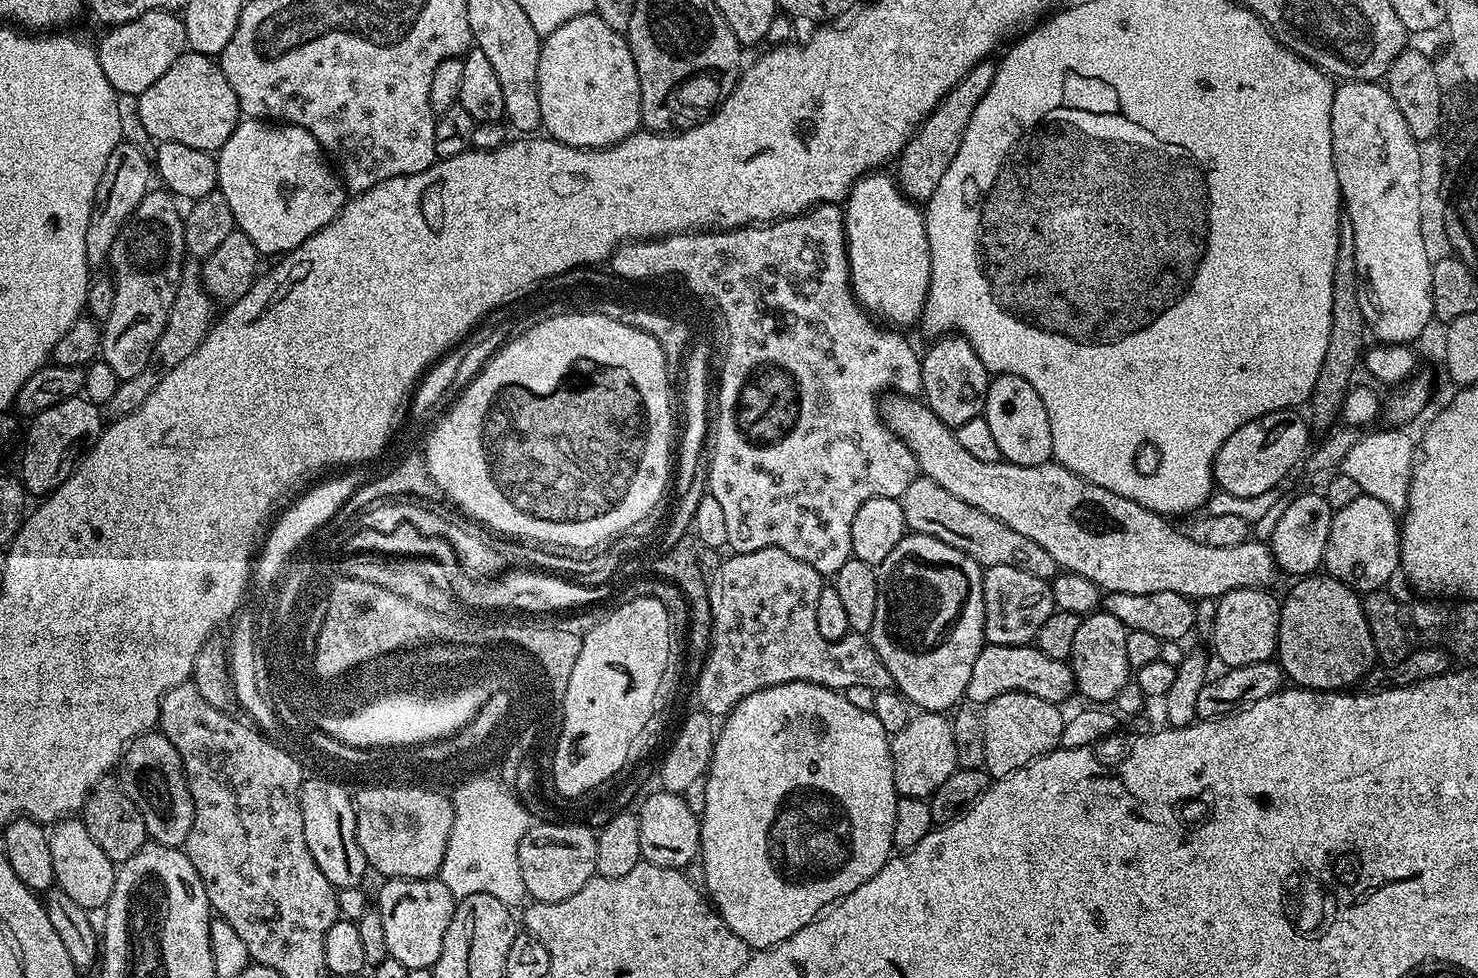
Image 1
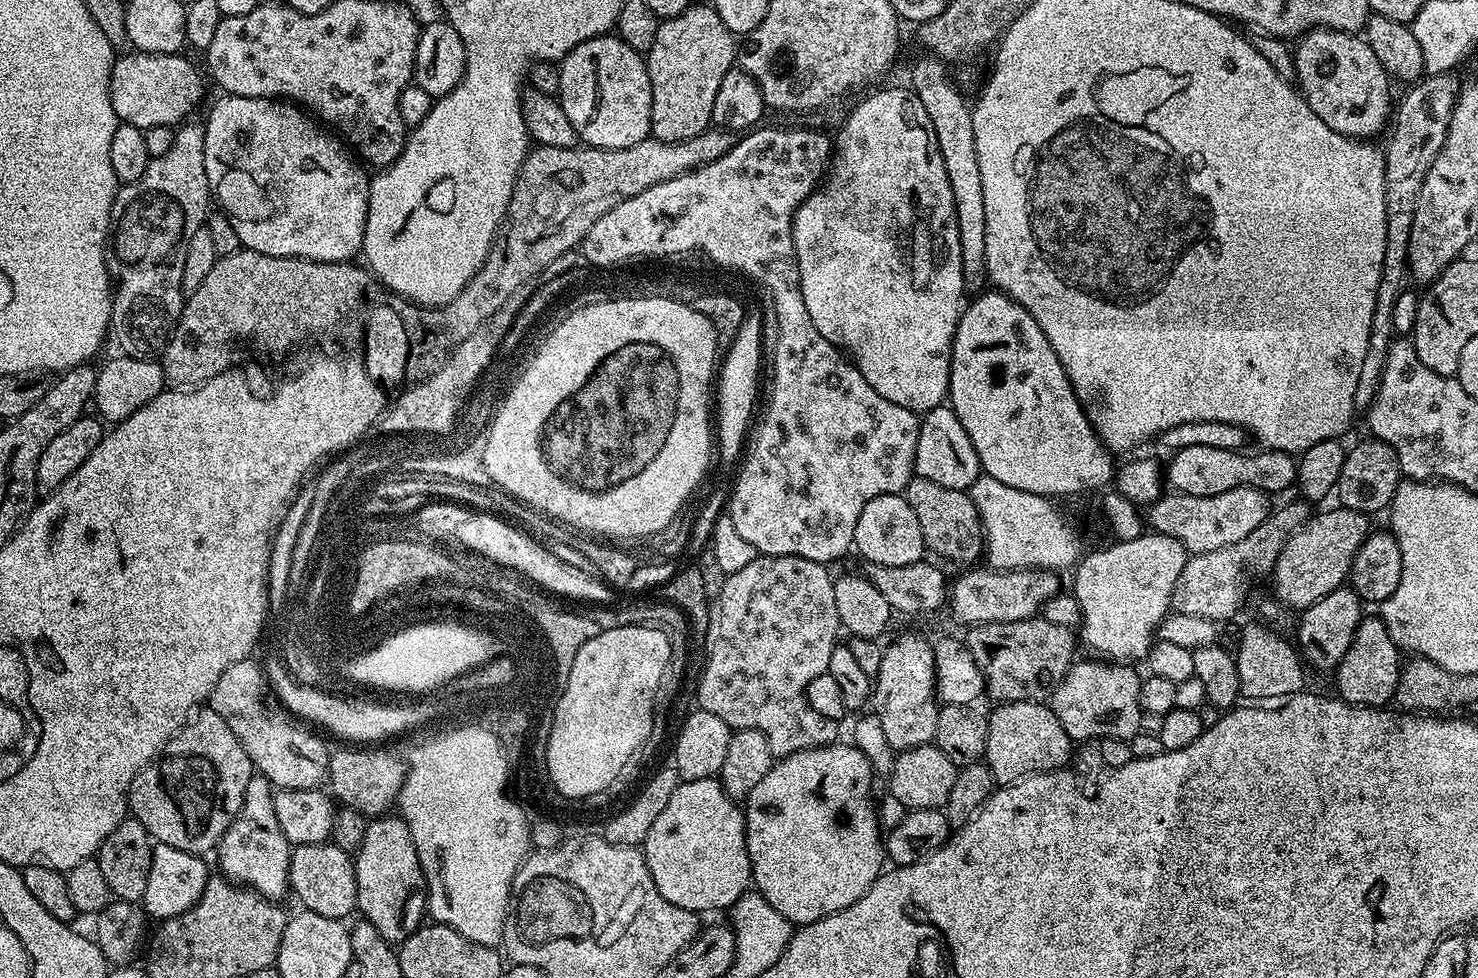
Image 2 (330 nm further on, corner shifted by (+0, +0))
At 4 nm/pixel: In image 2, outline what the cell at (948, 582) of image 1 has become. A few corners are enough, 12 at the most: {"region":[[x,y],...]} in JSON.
{"region":[[932,644],[884,648],[874,713],[893,752],[935,741]]}

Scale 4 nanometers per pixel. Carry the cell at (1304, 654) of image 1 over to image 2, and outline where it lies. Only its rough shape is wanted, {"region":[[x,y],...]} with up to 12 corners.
{"region":[[1365,615],[1334,669],[1339,699],[1393,703],[1402,652]]}

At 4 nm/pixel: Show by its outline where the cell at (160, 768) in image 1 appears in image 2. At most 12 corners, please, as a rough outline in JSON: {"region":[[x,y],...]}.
{"region":[[204,706],[128,787],[156,844],[211,853],[252,763]]}

